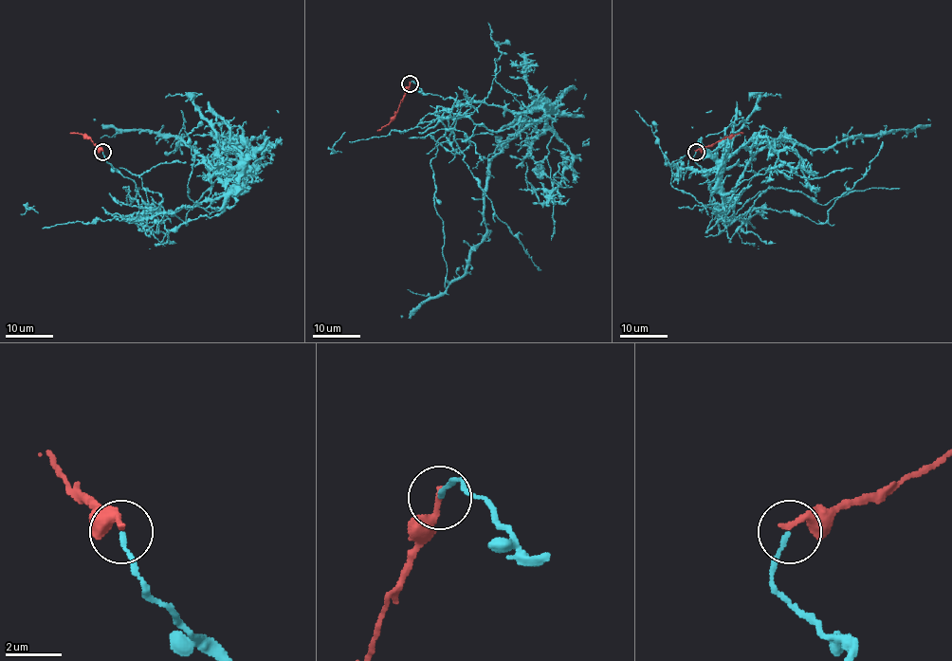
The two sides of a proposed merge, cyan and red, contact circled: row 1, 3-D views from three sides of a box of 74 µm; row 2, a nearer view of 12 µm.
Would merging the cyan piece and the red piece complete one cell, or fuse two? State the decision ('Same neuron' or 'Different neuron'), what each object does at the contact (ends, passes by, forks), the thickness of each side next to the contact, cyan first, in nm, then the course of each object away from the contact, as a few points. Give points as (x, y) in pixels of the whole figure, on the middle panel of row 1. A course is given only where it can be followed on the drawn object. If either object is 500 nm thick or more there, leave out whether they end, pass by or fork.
Different neuron. At the ring cyan ends. At the ring red ends. Thickness 170 nm (cyan) against 240 nm. Course of cyan: (410, 83), (466, 105), (483, 100), (533, 119), (492, 158), (485, 236), (466, 270), (400, 317). Course of red: (410, 83), (394, 117), (376, 131)

